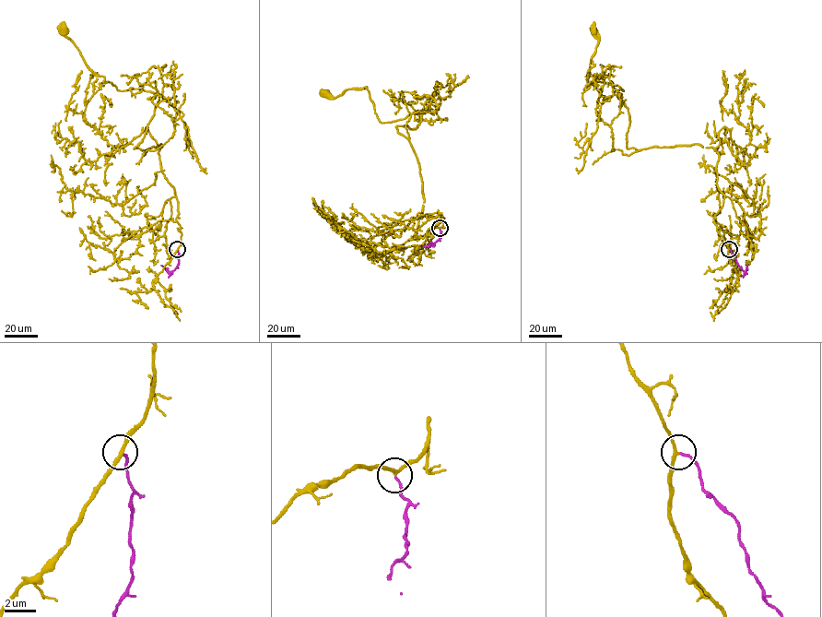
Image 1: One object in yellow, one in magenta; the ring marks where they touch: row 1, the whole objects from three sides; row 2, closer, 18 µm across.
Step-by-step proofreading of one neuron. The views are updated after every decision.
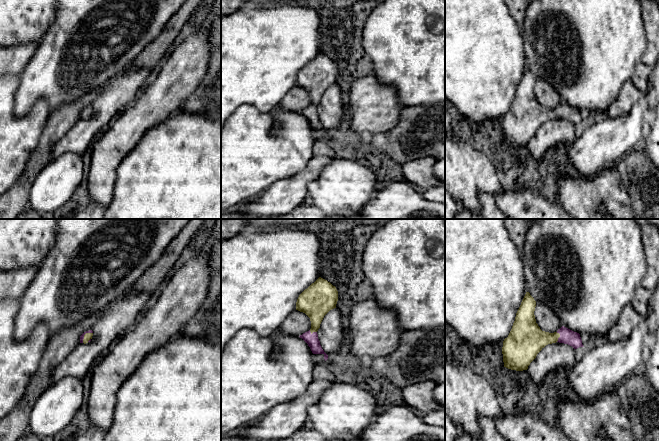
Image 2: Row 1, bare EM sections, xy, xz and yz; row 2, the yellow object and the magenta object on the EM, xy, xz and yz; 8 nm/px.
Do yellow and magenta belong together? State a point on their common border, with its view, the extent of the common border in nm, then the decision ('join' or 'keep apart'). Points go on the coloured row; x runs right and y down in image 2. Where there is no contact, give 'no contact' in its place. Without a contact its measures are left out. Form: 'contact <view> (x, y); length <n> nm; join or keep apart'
contact yz (558, 337); length 80 nm; join

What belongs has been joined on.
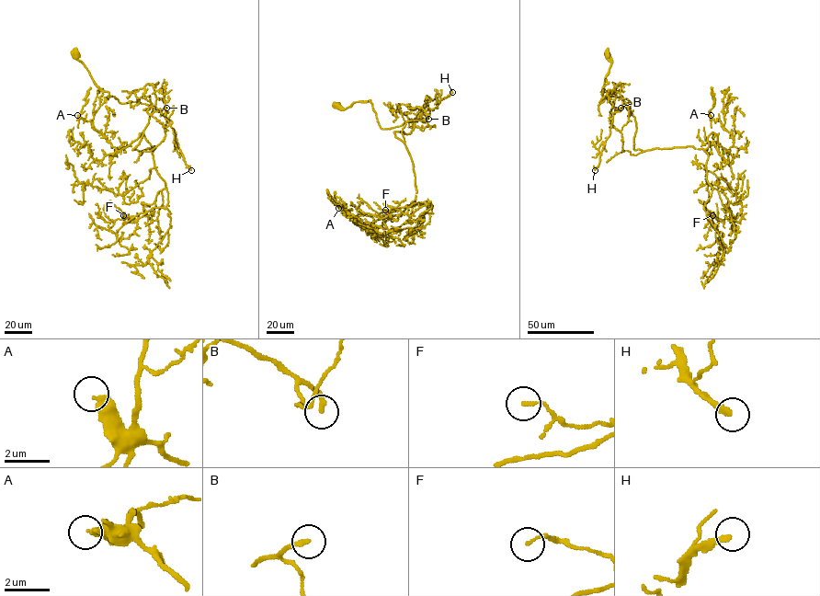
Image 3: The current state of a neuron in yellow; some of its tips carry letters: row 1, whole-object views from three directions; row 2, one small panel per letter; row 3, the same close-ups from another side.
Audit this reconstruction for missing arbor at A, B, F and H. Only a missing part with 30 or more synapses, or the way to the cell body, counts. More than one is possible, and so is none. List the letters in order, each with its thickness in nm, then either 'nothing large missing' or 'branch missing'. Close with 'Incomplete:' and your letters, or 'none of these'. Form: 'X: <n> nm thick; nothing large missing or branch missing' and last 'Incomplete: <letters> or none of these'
A: 360 nm thick; nothing large missing
B: 190 nm thick; nothing large missing
F: 110 nm thick; nothing large missing
H: 240 nm thick; branch missing
Incomplete: H

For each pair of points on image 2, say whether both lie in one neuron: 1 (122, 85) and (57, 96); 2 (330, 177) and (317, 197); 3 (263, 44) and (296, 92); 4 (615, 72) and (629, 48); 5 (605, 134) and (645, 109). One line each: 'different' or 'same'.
1: different
2: same
3: different
4: same
5: same

